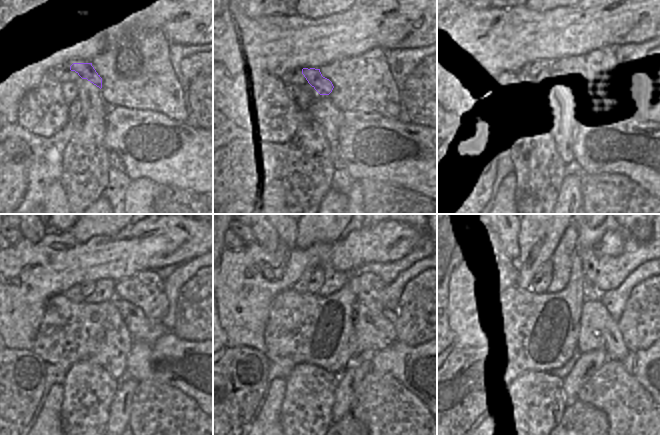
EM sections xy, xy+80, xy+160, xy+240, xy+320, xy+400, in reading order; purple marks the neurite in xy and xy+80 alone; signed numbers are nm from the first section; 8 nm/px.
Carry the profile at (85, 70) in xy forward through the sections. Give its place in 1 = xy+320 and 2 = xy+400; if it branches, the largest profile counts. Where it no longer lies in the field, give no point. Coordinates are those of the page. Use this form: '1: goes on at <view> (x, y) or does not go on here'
1: goes on at xy+320 (374, 332)
2: goes on at xy+400 (598, 330)

